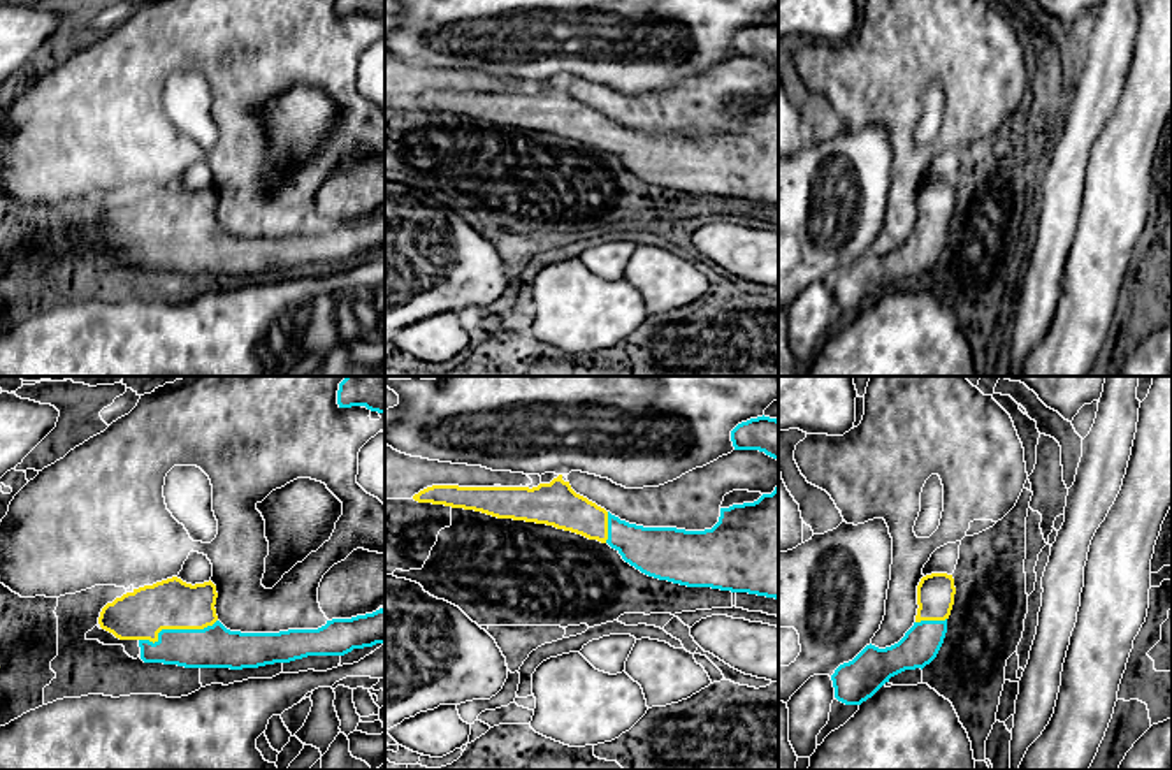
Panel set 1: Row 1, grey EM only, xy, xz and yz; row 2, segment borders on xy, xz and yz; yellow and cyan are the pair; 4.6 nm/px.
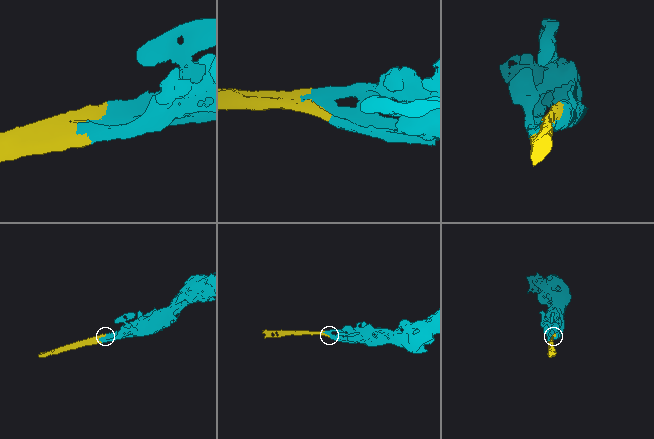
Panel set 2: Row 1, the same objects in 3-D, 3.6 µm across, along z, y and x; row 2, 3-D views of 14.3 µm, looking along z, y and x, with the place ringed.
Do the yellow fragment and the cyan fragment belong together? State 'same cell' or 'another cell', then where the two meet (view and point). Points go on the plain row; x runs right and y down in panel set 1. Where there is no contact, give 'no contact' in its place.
same cell; contact xy (176, 234)

